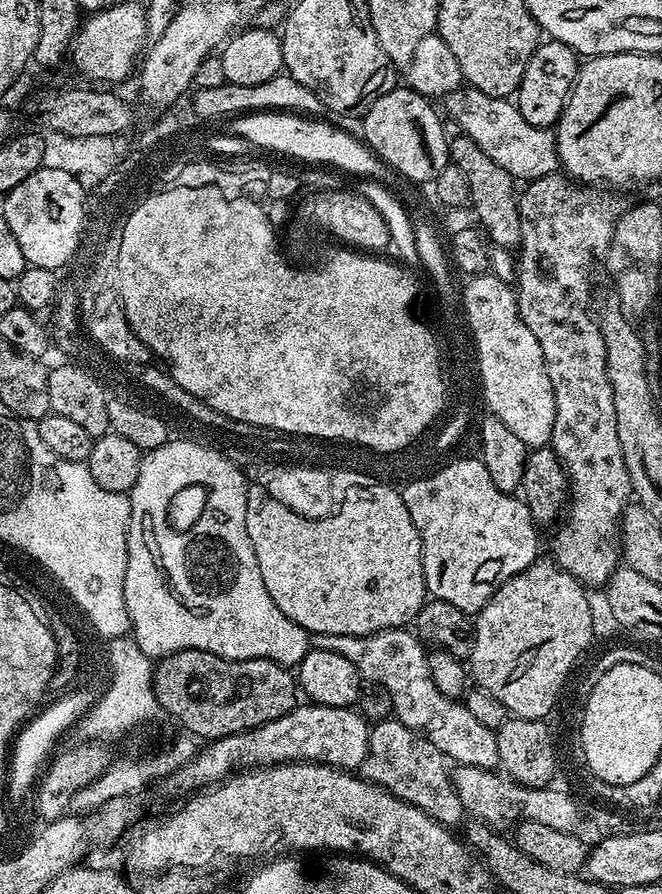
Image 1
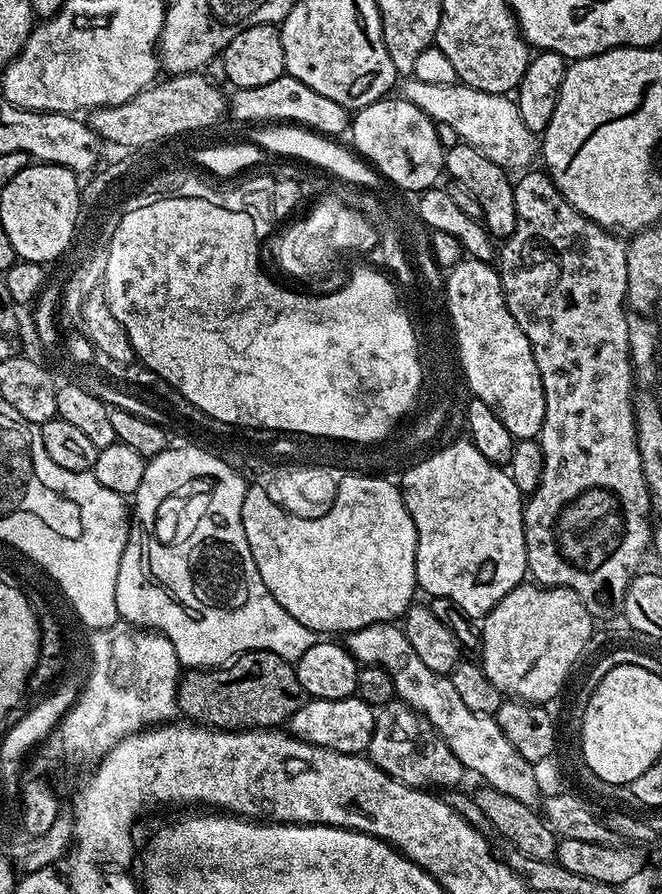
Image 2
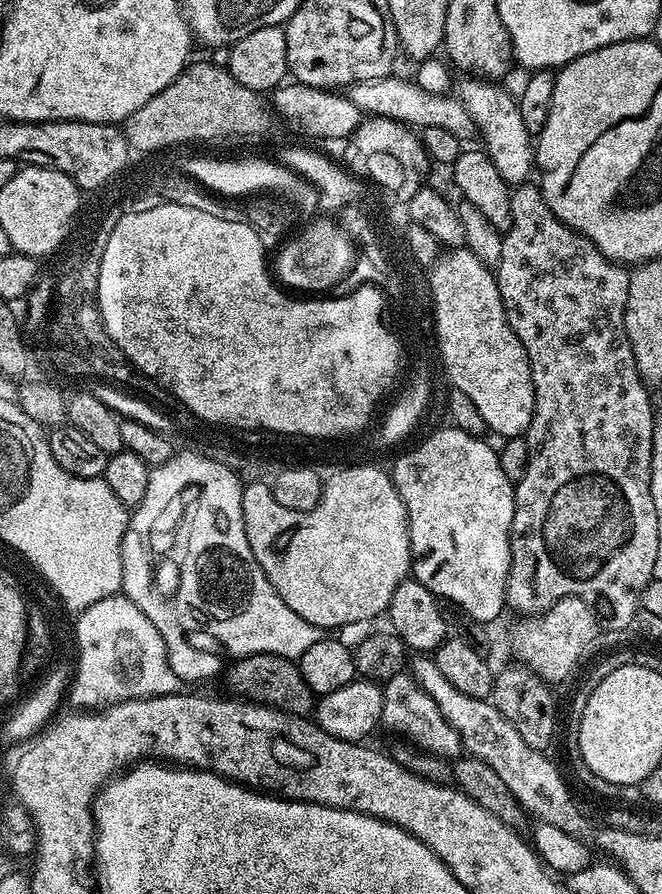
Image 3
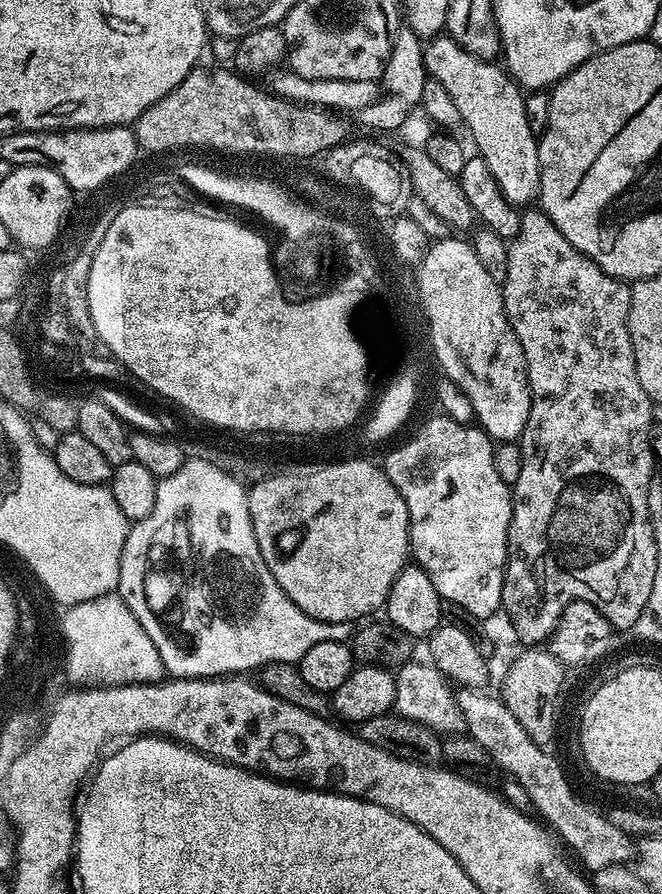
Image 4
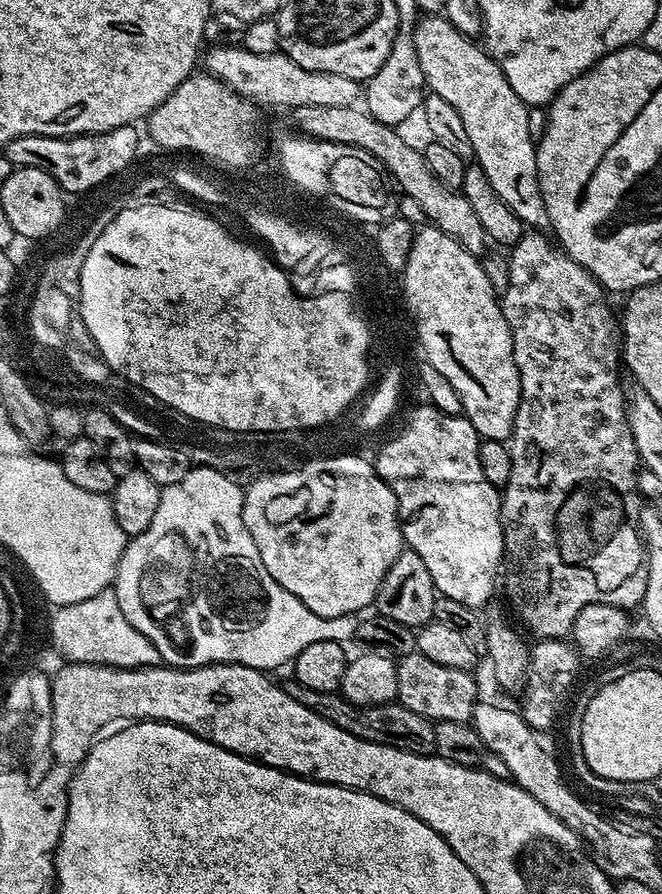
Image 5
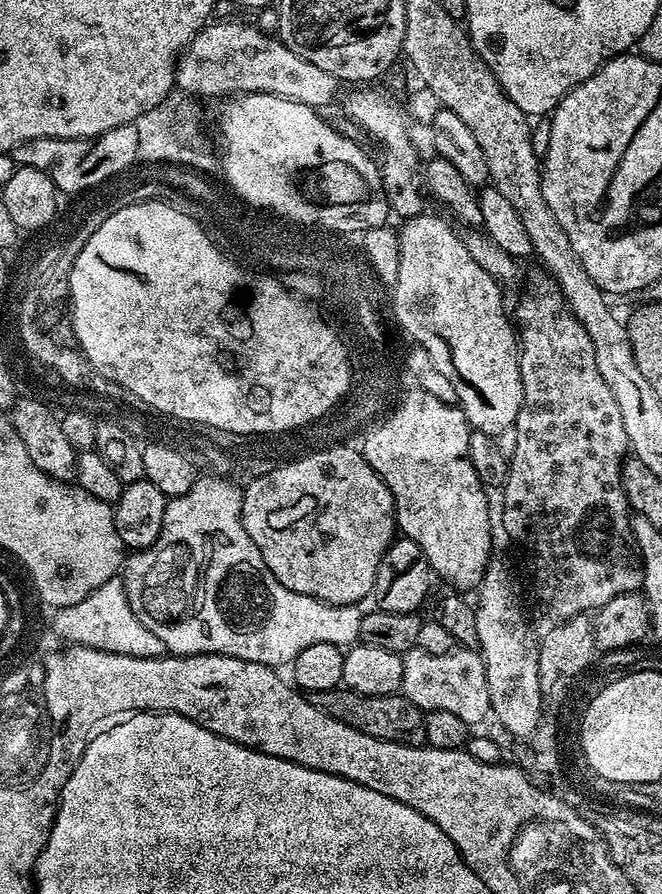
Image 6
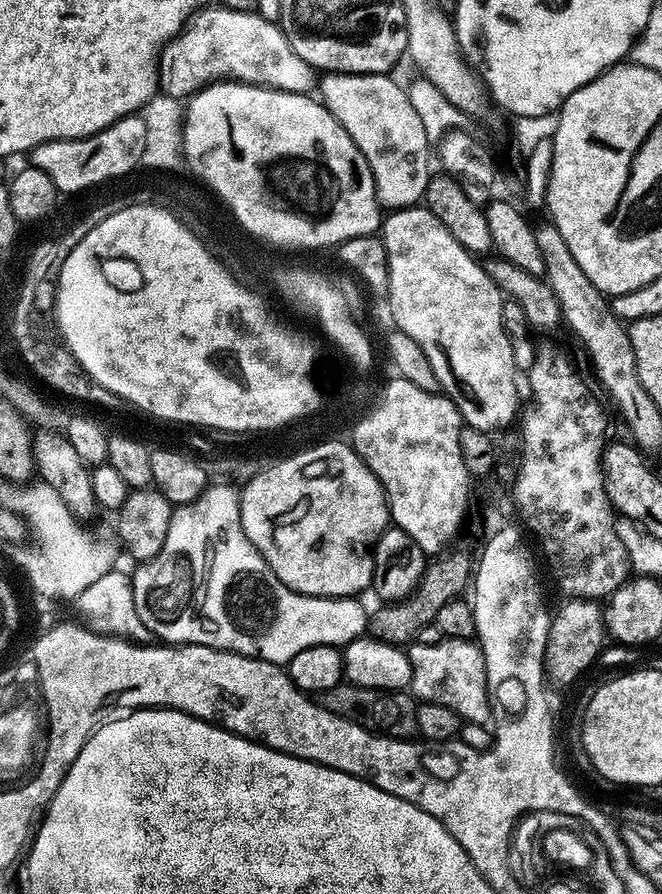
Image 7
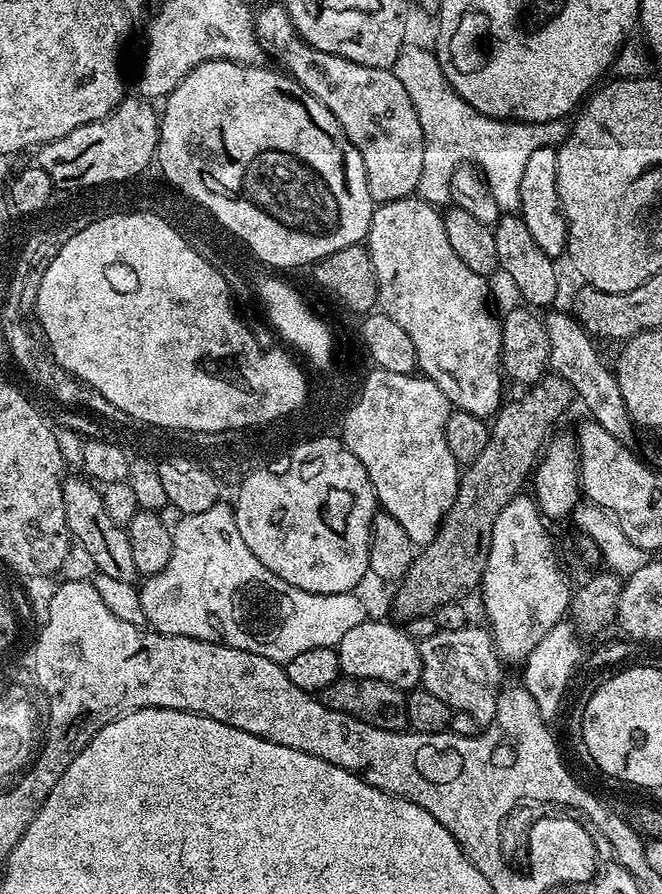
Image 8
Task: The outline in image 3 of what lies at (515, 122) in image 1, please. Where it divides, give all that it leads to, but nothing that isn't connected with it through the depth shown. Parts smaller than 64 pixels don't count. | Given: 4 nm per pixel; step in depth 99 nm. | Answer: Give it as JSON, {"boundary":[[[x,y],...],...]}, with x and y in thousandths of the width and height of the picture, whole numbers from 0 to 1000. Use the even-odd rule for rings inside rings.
{"boundary":[[[603,83],[530,95],[523,106],[532,111],[532,116],[541,124],[550,125],[544,128],[601,134],[628,145],[668,141],[669,144],[680,145],[683,150],[699,153],[701,148],[715,147],[716,143],[716,138],[705,122],[701,121],[701,115],[687,106],[650,105],[650,101],[637,101],[637,96],[631,96],[627,88],[609,89]]]}

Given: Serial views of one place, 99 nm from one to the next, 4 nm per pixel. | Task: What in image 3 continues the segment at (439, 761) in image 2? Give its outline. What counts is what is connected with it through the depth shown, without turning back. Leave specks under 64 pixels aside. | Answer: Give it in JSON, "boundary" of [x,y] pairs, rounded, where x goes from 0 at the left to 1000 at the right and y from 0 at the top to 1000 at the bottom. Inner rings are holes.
{"boundary":[[[615,751],[595,754],[595,758],[585,761],[577,768],[580,784],[574,810],[579,813],[583,812],[589,818],[600,819],[604,826],[621,830],[627,836],[642,841],[653,841],[657,846],[668,846],[678,852],[696,849],[695,822],[677,811],[674,803],[668,803],[656,781],[650,781],[650,776],[639,774]]]}

